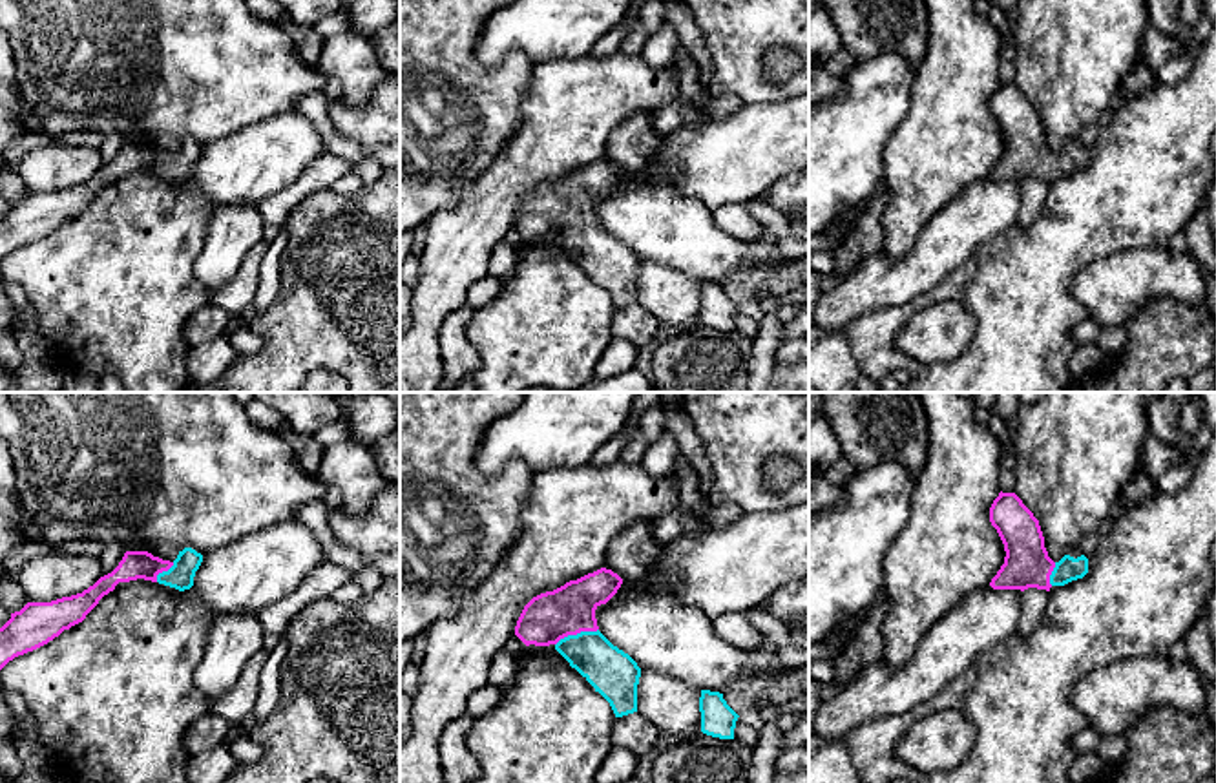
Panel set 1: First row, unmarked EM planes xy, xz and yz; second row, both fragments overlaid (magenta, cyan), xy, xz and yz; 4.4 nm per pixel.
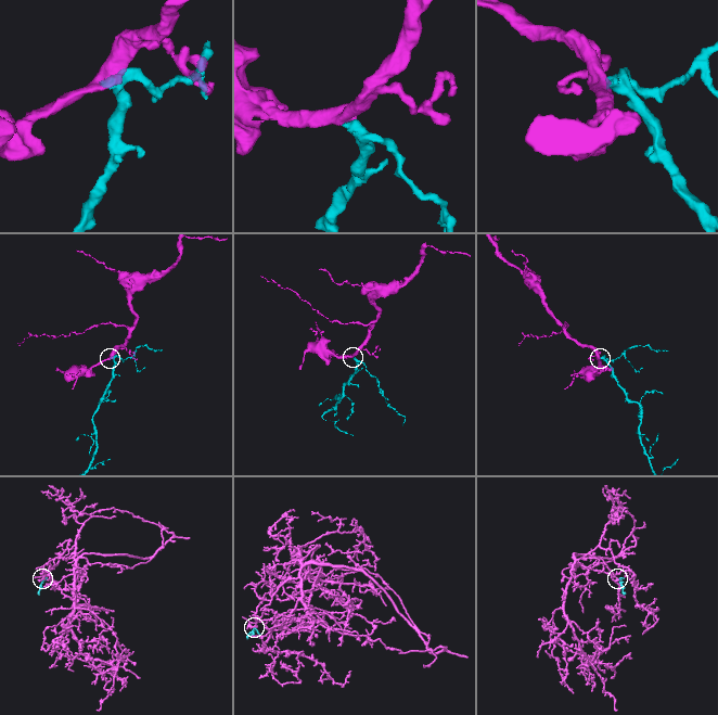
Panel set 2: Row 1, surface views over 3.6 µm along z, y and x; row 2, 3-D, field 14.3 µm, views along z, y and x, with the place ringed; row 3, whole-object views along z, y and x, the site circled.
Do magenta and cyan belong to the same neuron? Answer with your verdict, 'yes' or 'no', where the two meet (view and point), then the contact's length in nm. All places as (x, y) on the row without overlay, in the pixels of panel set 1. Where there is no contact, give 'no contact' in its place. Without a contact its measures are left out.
yes | xz (576, 225) | 200 nm

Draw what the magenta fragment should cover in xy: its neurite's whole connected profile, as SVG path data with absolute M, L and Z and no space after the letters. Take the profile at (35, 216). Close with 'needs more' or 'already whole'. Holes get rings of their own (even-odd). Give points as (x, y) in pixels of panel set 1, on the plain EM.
M192 139L179 142L173 153L148 142L126 142L111 164L82 184L51 193L27 193L0 219L0 261L15 248L47 235L64 221L82 214L119 173L144 170L184 183L194 177L201 153L203 146Z; needs more

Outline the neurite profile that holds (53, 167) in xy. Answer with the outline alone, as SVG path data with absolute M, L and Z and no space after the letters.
M51 139L46 146L29 151L16 166L16 173L29 193L51 193L82 184L100 168L104 168L100 150Z

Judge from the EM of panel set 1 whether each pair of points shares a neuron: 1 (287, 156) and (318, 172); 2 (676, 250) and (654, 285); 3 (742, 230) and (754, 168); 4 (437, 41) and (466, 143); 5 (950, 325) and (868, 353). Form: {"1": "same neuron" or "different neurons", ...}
{"1": "different neurons", "2": "different neurons", "3": "different neurons", "4": "same neuron", "5": "different neurons"}

